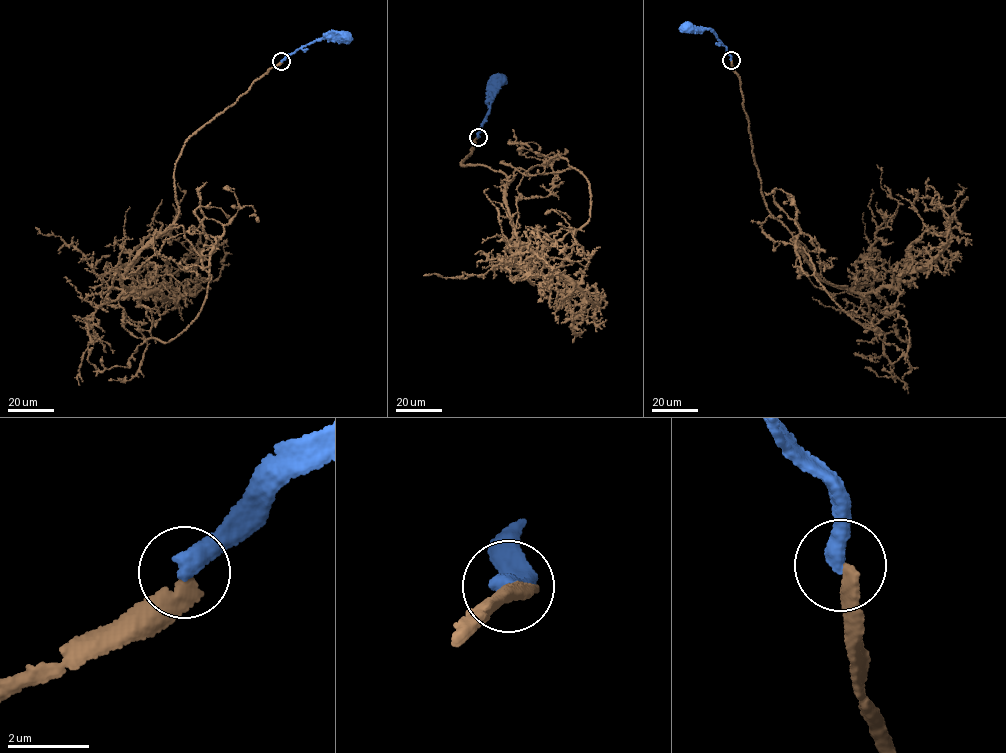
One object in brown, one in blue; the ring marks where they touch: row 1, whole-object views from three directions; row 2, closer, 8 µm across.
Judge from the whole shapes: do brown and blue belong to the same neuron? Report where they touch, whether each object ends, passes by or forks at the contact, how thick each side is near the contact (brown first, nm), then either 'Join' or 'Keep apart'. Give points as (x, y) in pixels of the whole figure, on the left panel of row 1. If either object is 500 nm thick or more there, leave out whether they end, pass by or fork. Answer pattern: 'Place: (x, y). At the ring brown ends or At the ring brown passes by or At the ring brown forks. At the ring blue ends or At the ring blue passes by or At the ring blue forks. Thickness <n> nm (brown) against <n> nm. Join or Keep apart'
Place: (281, 61). At the ring brown ends. At the ring blue ends. Thickness 360 nm (brown) against 440 nm. Keep apart

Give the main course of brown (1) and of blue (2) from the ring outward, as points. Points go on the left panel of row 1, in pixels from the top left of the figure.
1: (281, 61), (187, 140), (175, 221), (123, 285), (176, 298), (171, 275), (200, 241), (191, 224)
2: (281, 61), (315, 40), (345, 33)

